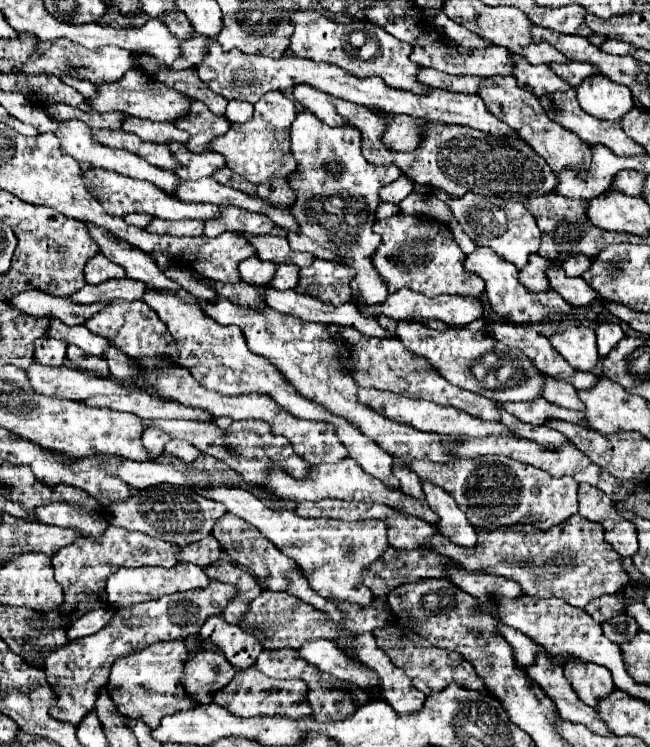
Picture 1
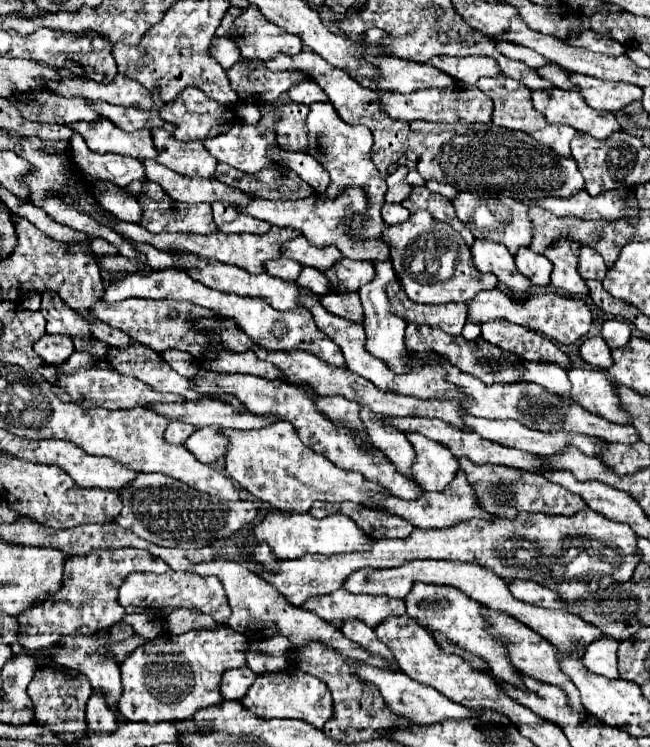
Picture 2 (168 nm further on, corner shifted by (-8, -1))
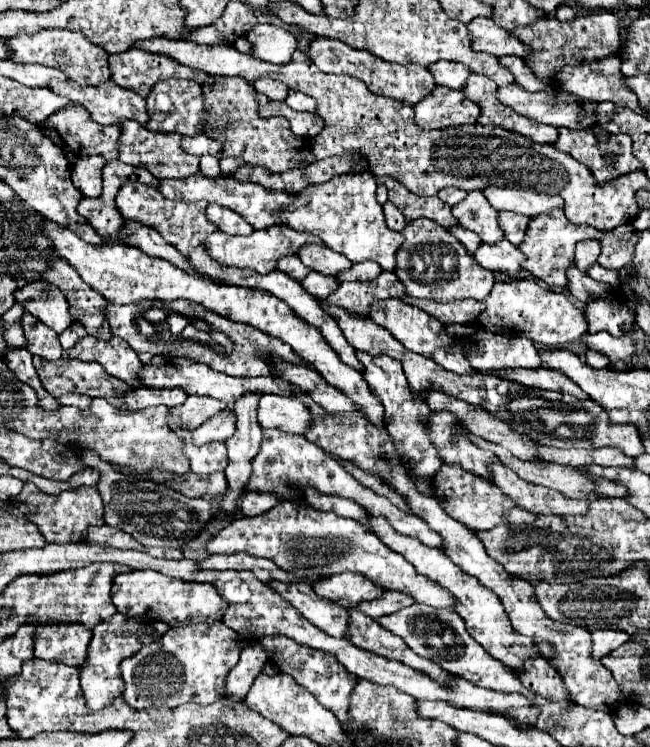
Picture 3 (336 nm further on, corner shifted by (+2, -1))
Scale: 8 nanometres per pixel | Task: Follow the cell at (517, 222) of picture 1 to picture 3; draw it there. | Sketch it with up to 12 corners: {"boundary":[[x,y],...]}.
{"boundary":[[480,190],[452,208],[460,226],[482,242],[496,244],[504,236],[498,212]]}

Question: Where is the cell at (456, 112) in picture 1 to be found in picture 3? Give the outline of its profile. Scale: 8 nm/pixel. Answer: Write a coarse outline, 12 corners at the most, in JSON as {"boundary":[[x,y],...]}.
{"boundary":[[436,86],[414,106],[430,130],[476,124],[480,106]]}

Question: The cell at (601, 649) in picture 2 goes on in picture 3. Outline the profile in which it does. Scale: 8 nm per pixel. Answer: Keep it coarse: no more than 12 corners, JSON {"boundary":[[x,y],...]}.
{"boundary":[[592,630],[592,658],[600,660],[610,650],[628,642],[622,630]]}

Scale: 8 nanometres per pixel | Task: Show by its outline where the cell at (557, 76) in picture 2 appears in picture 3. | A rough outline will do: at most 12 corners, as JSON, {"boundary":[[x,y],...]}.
{"boundary":[[518,56],[500,58],[514,74],[514,84],[540,92],[542,80]]}

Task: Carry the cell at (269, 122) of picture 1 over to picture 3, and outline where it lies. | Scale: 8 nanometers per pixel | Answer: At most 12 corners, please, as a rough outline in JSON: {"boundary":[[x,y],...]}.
{"boundary":[[182,136],[182,150],[220,156],[222,144],[204,136]]}

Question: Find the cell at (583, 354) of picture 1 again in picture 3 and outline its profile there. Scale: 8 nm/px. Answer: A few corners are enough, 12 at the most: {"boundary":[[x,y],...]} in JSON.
{"boundary":[[594,350],[586,352],[586,362],[594,368],[606,368],[604,354],[598,354]]}

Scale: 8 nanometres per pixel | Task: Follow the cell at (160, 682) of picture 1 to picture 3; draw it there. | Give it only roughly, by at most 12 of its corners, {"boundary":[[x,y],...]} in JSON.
{"boundary":[[170,628],[122,662],[136,710],[214,704],[248,642]]}

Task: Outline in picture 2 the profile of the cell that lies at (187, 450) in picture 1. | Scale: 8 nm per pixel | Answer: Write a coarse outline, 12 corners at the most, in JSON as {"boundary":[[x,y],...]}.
{"boundary":[[218,426],[198,428],[186,450],[212,464],[226,452]]}

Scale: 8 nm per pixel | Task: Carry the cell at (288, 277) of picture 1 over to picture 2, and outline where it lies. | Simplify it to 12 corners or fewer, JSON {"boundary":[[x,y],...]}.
{"boundary":[[304,268],[296,284],[324,296],[328,280],[314,268]]}

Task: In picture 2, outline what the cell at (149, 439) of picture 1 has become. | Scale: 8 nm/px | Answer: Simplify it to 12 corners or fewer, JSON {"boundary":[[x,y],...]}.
{"boundary":[[174,420],[164,432],[168,444],[184,444],[196,426]]}

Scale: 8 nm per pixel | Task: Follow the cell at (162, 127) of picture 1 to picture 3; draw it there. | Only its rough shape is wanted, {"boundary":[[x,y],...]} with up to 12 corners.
{"boundary":[[108,80],[54,82],[98,124],[146,124],[146,100]]}

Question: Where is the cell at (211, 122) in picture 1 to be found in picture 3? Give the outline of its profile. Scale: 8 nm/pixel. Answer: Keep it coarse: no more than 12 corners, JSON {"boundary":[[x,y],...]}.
{"boundary":[[158,82],[146,128],[196,136],[206,116],[200,82]]}

